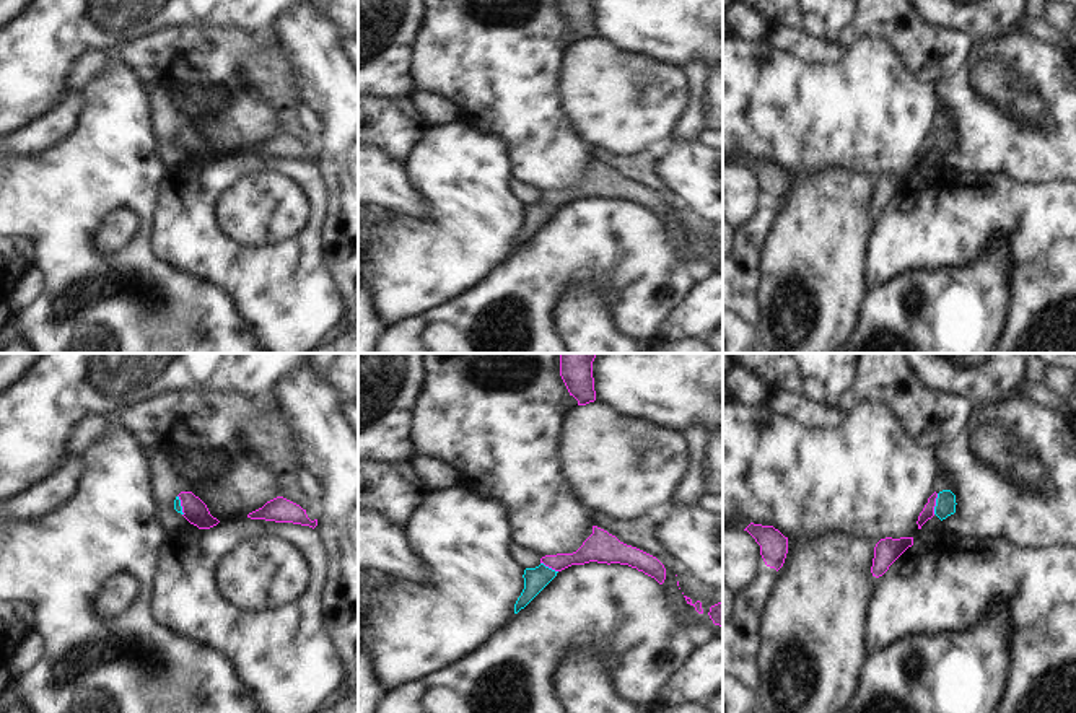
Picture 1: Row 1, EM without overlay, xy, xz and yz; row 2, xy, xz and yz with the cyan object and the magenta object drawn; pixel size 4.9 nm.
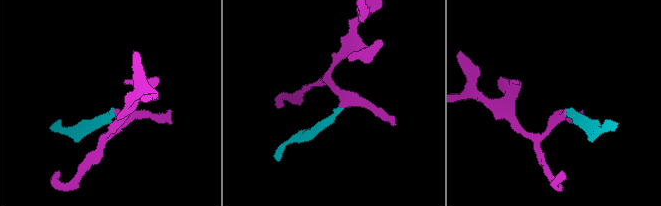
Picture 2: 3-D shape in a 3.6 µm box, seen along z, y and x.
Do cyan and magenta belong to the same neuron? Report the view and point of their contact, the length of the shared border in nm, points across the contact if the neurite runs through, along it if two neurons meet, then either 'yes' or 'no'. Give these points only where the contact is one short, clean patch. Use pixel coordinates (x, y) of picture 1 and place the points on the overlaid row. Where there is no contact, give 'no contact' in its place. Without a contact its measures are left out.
yz (936, 503) | 110 nm | across yz (946, 503), (936, 503), (928, 511) | yes

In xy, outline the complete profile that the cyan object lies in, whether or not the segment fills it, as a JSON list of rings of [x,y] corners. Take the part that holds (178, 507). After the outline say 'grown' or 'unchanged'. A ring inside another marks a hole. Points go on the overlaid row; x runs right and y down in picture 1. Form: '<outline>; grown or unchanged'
[[[181,492],[174,500],[174,510],[199,529],[210,529],[220,523],[192,492]]]; grown

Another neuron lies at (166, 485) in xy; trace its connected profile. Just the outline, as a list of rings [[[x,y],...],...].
[[[143,449],[151,470],[155,514],[164,532],[184,529],[189,521],[174,510],[174,500],[182,492],[181,475],[176,472],[168,451]]]

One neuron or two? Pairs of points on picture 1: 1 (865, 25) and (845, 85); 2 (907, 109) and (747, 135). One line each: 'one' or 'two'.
1: two
2: one

